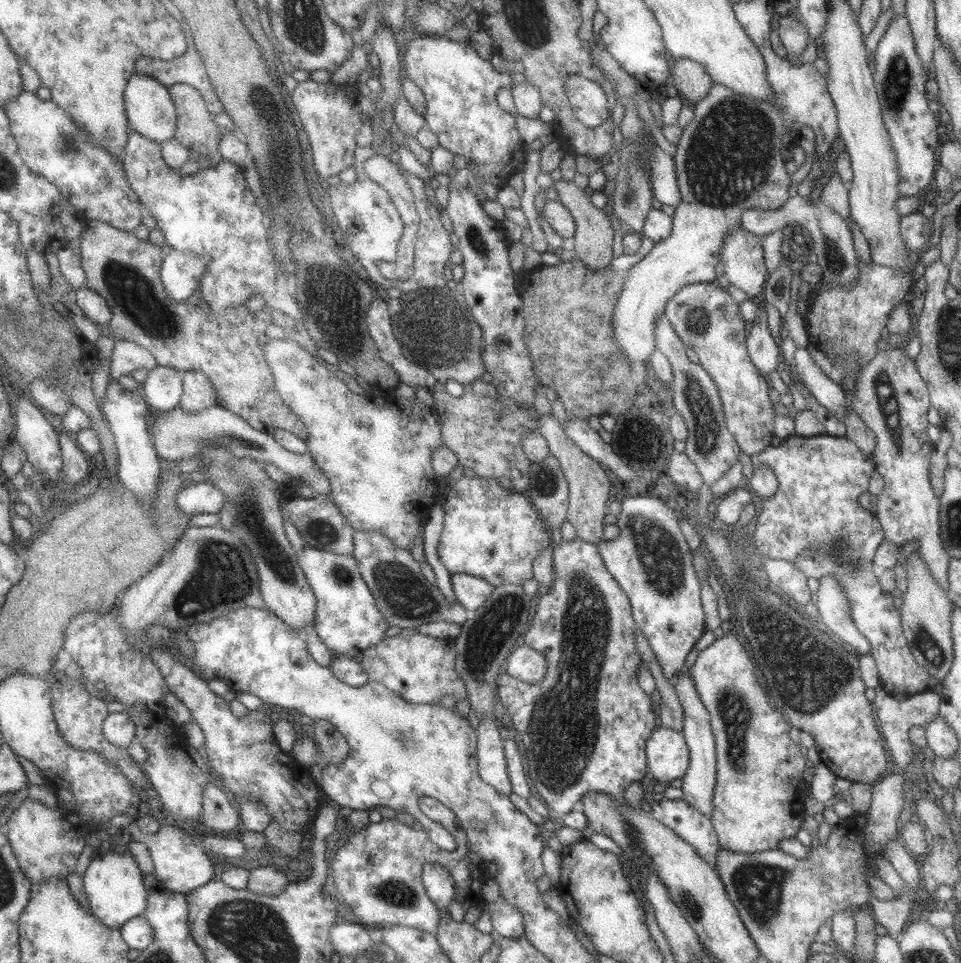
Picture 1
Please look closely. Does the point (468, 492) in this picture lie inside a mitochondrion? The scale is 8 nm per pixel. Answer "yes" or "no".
no

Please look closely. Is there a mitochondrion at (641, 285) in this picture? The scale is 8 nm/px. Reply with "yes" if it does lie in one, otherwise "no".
no

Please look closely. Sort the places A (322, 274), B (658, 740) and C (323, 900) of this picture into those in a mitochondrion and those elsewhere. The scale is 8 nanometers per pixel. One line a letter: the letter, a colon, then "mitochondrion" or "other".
A: mitochondrion
B: other
C: other

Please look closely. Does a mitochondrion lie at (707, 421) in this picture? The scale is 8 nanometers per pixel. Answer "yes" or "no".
yes

